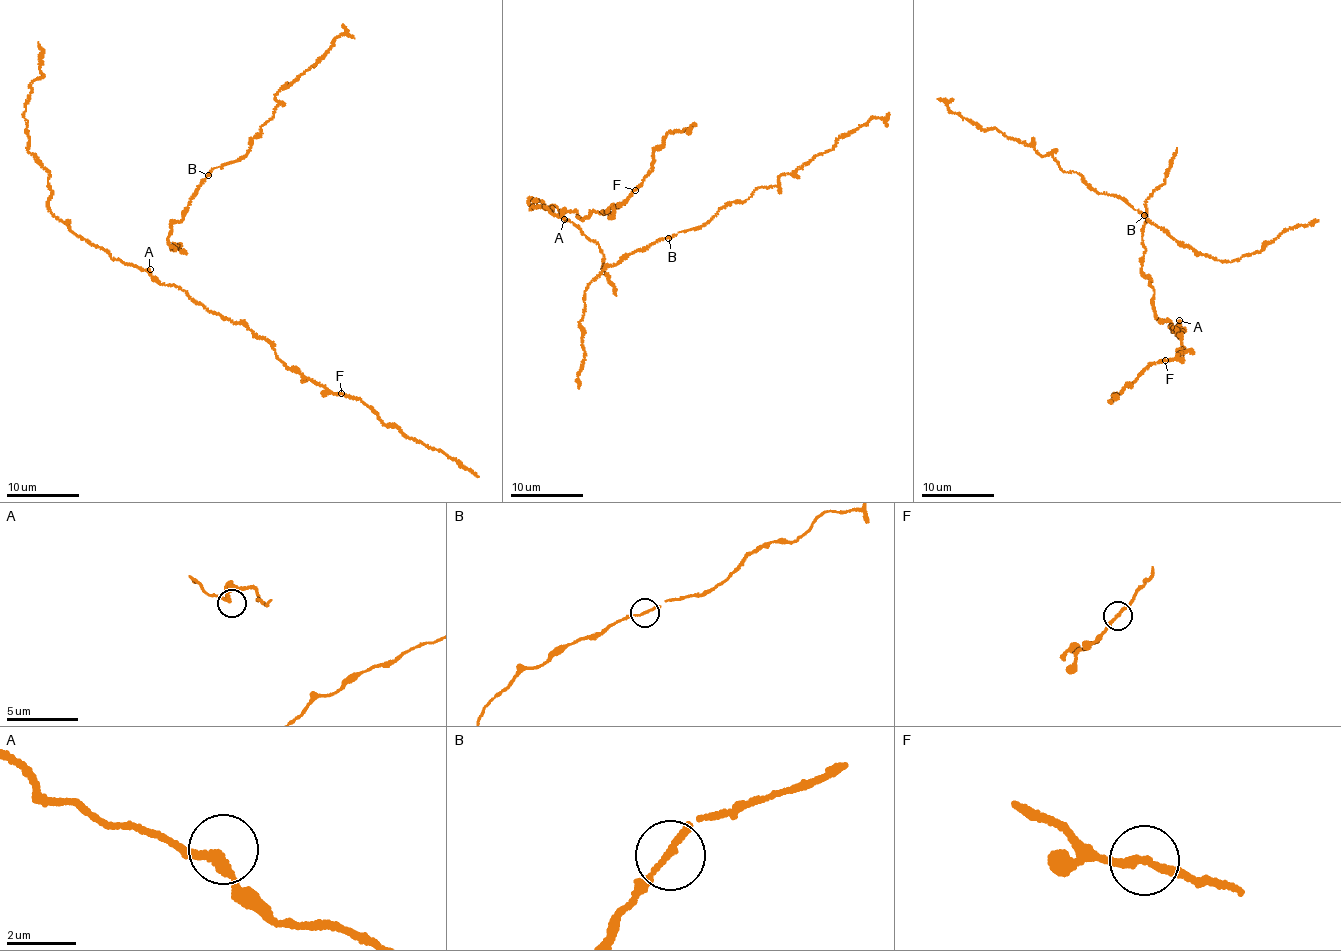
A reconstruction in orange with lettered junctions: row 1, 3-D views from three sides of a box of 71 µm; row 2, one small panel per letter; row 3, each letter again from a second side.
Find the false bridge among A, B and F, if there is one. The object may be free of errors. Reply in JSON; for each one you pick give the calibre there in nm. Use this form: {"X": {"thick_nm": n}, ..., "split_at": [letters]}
{"split_at": []}

